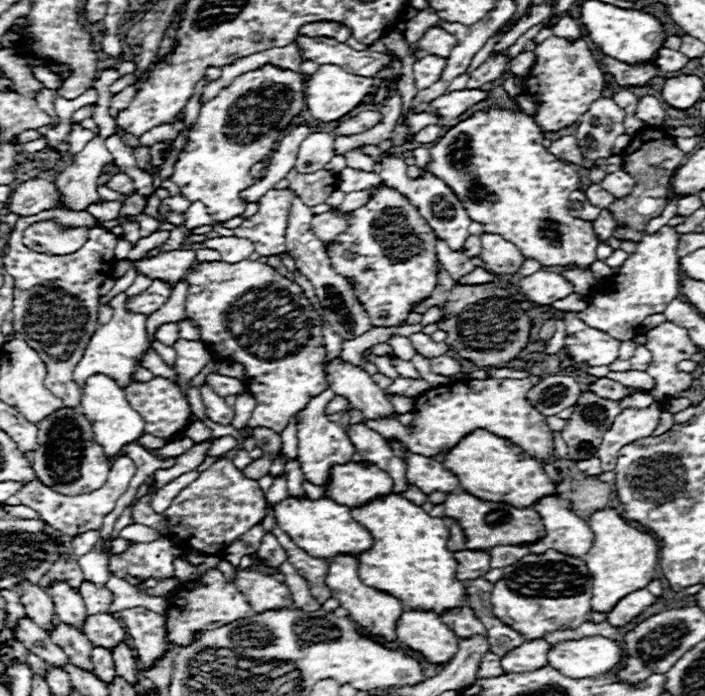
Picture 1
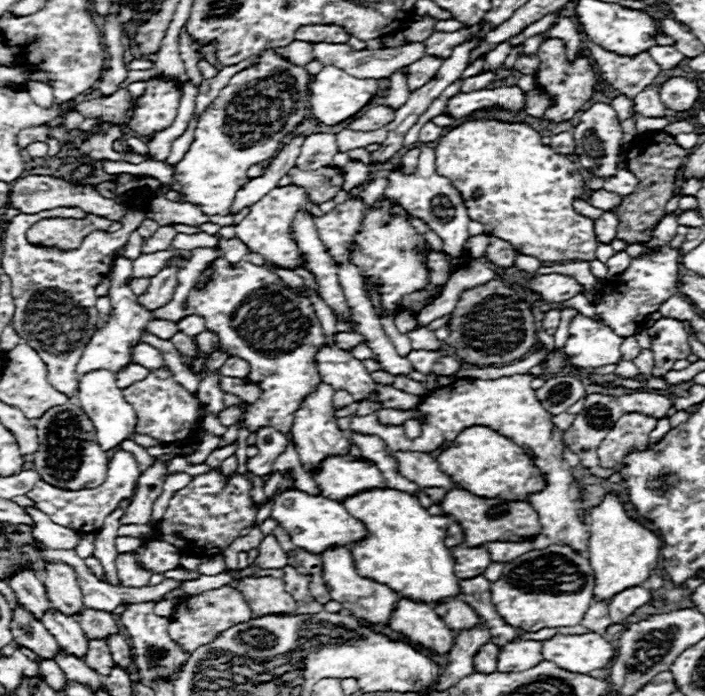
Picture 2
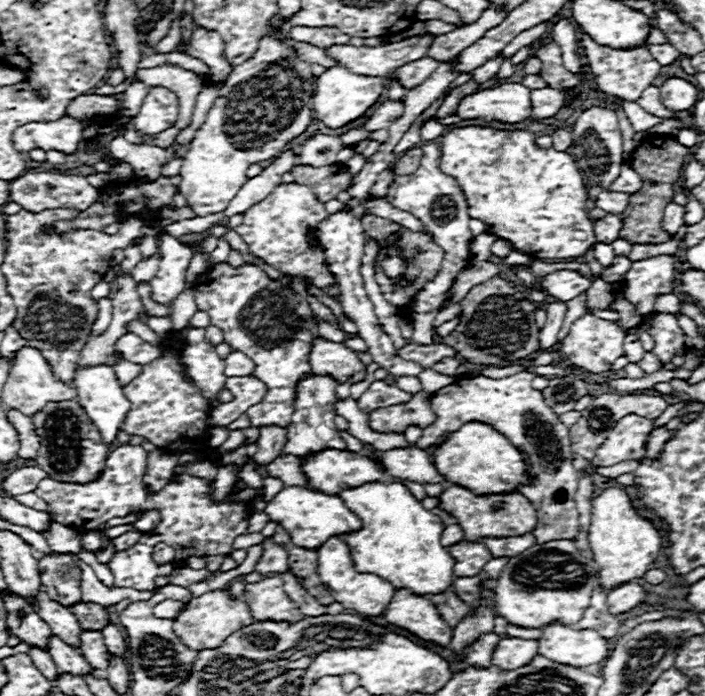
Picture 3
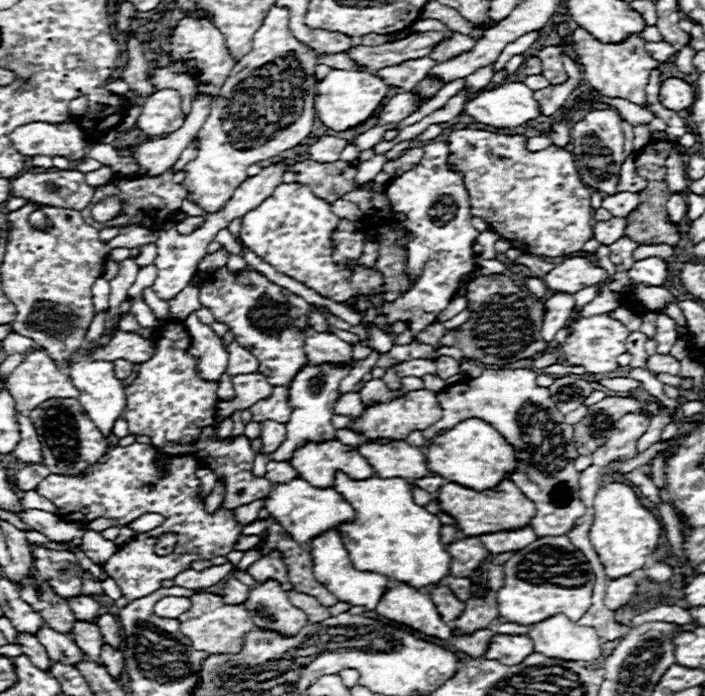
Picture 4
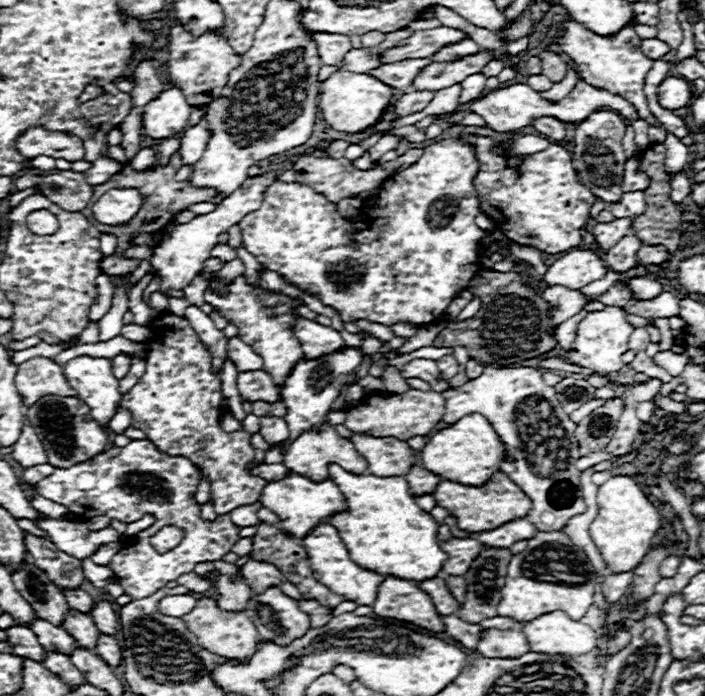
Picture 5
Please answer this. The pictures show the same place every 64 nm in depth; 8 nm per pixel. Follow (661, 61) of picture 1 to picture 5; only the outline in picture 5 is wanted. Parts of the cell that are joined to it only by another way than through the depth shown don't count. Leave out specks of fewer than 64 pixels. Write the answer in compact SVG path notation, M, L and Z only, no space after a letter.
M646 38L646 40L642 40L640 50L642 50L642 54L646 54L648 58L656 60L656 58L662 58L664 54L668 54L668 52L670 52L670 46L666 46L666 42L662 42L662 40L658 40L658 38Z

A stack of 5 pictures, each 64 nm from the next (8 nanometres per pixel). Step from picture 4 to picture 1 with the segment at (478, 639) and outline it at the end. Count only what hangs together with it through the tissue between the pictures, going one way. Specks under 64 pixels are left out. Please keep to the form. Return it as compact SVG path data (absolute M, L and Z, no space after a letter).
M486 652L482 662L480 662L480 668L478 668L478 676L482 678L492 678L492 676L500 676L504 674L504 670L500 668L500 658L494 654L494 652Z

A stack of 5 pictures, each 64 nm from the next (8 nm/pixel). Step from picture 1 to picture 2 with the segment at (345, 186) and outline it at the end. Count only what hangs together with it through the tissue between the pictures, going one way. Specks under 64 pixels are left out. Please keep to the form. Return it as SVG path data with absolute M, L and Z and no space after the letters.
M350 160L342 170L344 170L344 176L346 176L346 180L344 180L344 190L354 188L356 184L364 182L366 176L368 176L366 164L364 164L364 162L358 162L358 160Z

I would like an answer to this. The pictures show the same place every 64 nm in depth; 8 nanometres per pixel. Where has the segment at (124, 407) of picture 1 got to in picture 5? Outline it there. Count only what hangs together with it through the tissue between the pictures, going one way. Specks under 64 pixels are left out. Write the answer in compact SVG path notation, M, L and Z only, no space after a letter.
M84 354L66 362L62 372L70 386L78 390L78 398L90 406L90 416L100 426L106 426L122 398L118 380L112 374L112 362L108 358L92 358Z

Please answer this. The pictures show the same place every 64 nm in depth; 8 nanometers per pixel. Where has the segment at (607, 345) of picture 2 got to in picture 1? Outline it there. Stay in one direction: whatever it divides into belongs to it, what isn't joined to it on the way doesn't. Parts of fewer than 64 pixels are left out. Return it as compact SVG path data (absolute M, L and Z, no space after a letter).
M566 314L566 352L576 364L586 366L608 366L618 360L616 338L610 338L598 328L586 326L576 314Z

